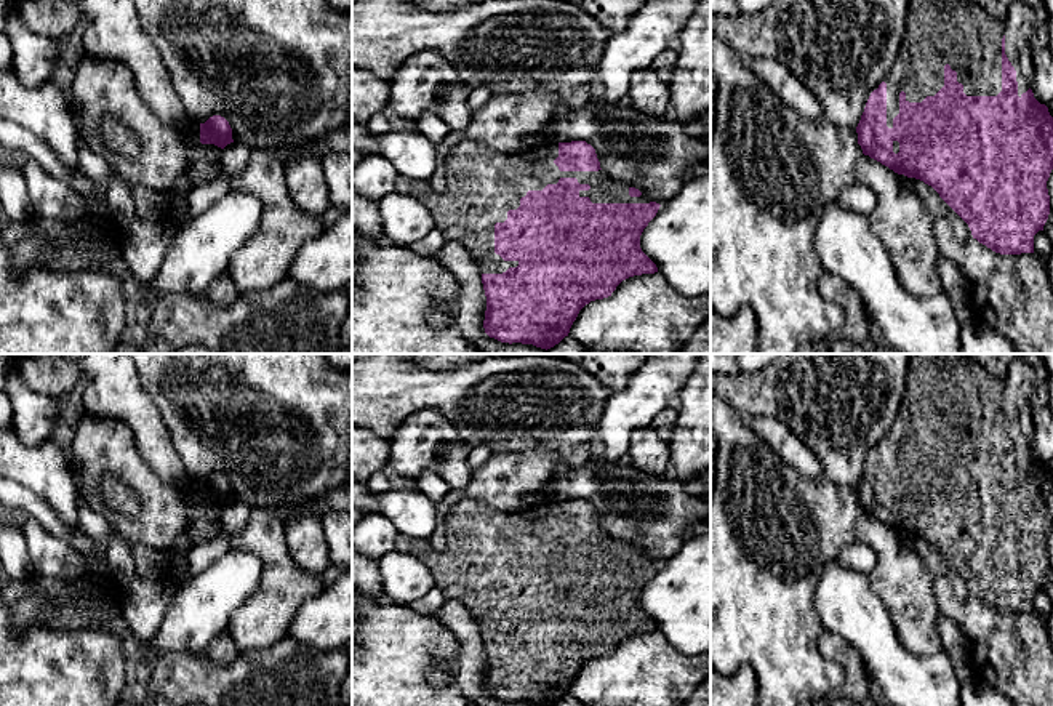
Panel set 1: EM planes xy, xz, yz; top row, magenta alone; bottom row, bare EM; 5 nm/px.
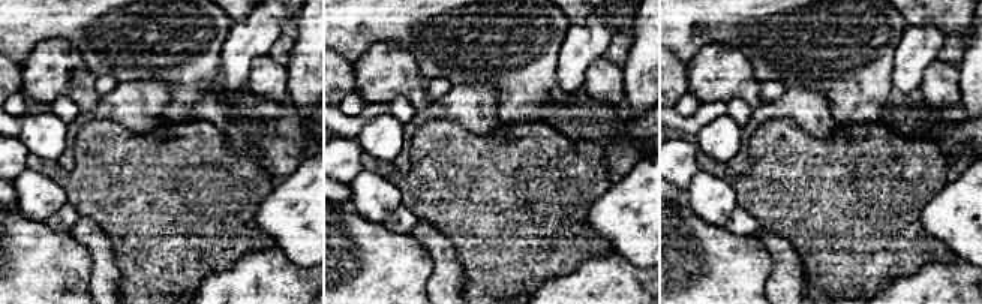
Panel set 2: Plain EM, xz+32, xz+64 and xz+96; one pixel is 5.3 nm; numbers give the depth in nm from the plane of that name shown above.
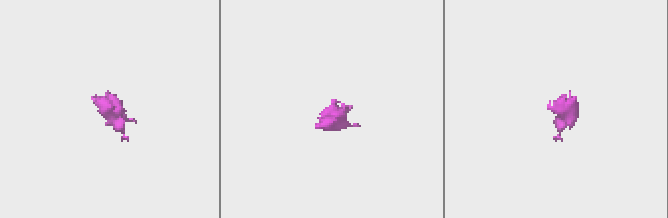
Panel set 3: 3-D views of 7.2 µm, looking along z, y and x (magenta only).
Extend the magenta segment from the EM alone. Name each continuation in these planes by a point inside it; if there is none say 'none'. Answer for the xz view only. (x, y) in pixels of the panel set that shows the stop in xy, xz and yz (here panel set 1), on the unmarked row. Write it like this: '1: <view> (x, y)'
1: xz (482, 543)

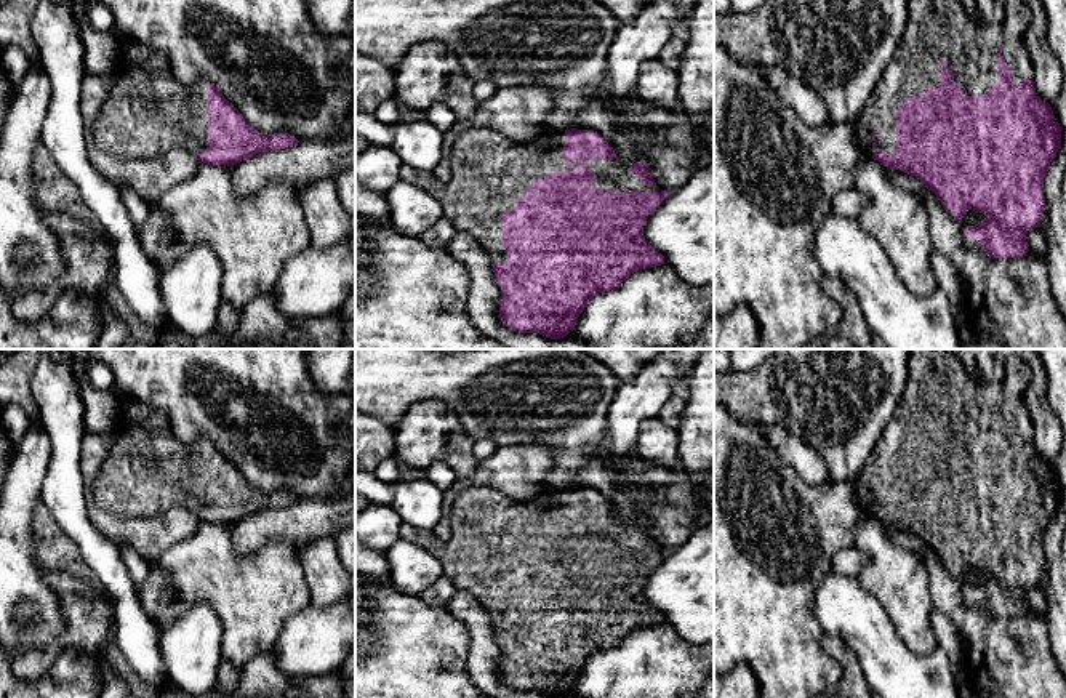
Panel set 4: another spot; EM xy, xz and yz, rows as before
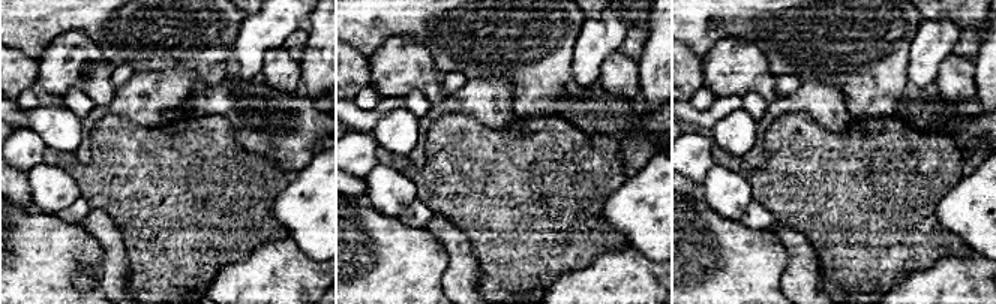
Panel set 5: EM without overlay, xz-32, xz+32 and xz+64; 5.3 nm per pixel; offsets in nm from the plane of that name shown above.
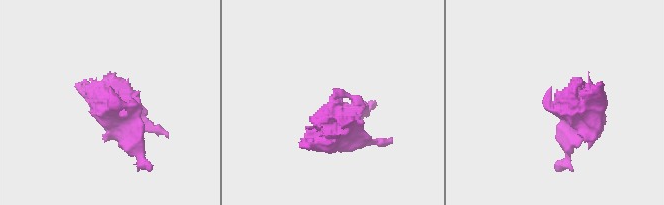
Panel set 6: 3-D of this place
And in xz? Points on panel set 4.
1: xz (488, 530)

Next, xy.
1: xy (148, 471)

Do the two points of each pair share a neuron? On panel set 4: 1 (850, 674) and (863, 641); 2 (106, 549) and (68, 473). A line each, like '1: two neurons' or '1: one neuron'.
1: two neurons
2: one neuron

